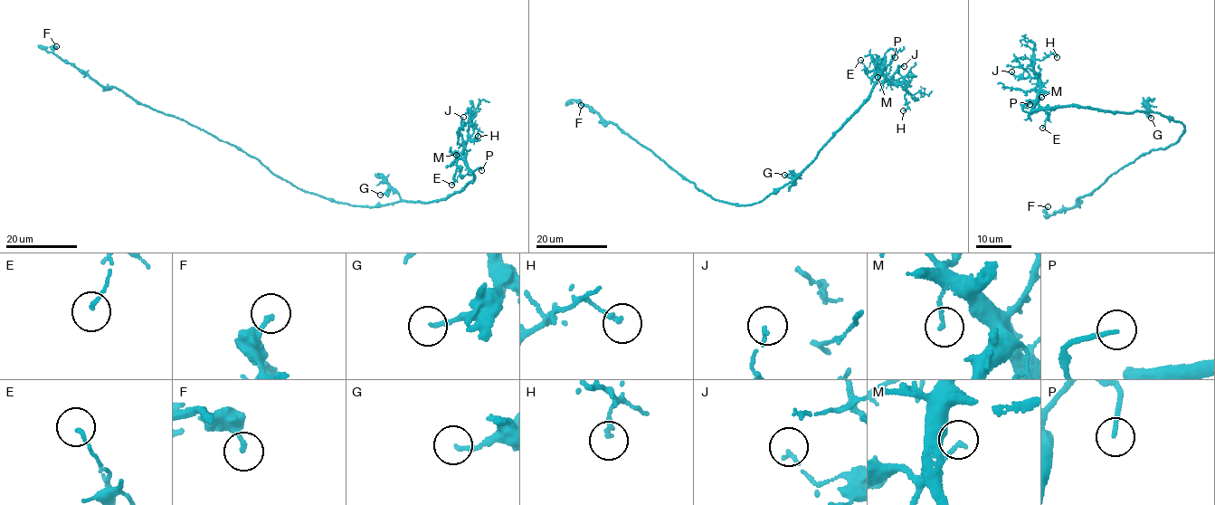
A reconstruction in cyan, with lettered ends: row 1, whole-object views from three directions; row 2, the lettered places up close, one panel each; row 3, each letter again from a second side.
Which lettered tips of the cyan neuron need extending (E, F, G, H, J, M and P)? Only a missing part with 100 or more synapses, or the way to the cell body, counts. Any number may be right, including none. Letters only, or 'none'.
P

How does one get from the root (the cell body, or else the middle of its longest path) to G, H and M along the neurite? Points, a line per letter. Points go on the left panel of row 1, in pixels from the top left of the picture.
G: (334, 199), (370, 206), (401, 199), (391, 189), (380, 195)
H: (334, 199), (370, 206), (447, 198), (473, 179), (461, 151), (469, 125), (478, 129), (478, 136)
M: (334, 199), (370, 206), (445, 199), (472, 181), (474, 176), (466, 160), (456, 155)

